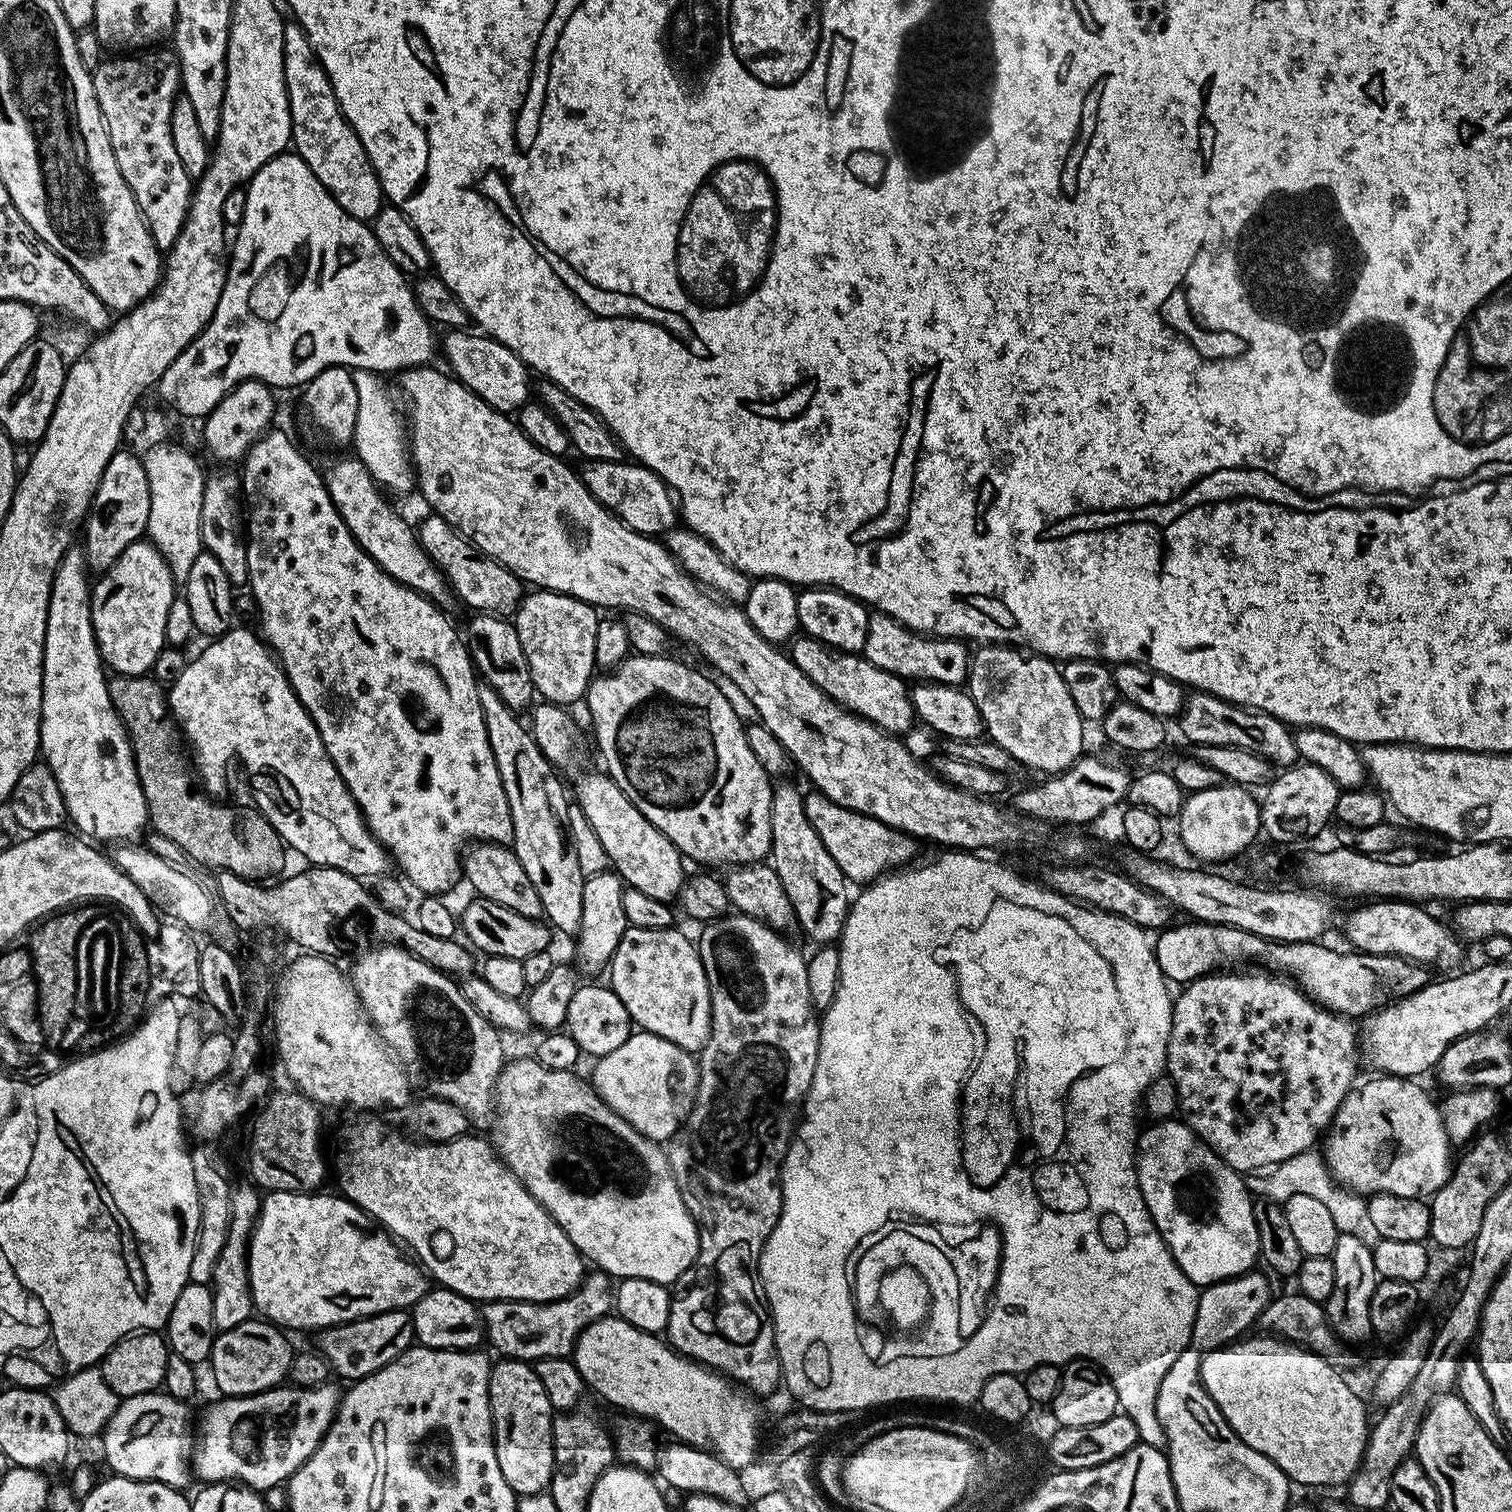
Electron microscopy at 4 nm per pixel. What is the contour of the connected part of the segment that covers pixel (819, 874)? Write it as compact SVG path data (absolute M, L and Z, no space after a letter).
M788 782L777 783L772 790L770 863L775 868L778 878L782 878L782 890L786 890L790 906L794 906L799 931L804 931L813 940L813 945L828 946L839 941L844 932L844 923L850 907L850 884L845 880L842 870L838 870L838 862L830 858L830 850L822 846L818 830L810 826L810 818L806 818L805 793L800 792L796 784L784 783Z

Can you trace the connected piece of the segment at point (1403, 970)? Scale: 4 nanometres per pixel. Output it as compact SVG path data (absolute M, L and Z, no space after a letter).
M1173 923L1165 927L1157 935L1161 936L1154 940L1158 966L1165 980L1177 986L1191 984L1201 976L1242 966L1246 960L1253 960L1256 963L1253 965L1265 966L1273 973L1291 978L1303 988L1304 993L1328 1011L1361 1018L1375 1013L1389 998L1409 996L1411 992L1425 988L1430 983L1430 972L1425 965L1404 960L1400 956L1370 956L1355 950L1335 952L1327 948L1324 942L1273 944L1266 938L1258 938L1246 930L1230 926L1184 923L1188 924Z

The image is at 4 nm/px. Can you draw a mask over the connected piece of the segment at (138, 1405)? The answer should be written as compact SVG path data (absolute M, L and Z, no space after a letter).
M164 1390L123 1397L102 1431L104 1460L112 1467L111 1471L126 1478L153 1480L169 1484L171 1488L187 1489L194 1428L188 1425L186 1405L183 1399L176 1399Z

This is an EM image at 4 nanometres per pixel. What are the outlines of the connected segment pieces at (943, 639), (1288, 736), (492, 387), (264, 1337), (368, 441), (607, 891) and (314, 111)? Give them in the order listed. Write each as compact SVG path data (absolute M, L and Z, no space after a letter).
M869 611L866 646L862 655L878 670L886 670L905 682L923 682L926 684L945 684L951 688L967 685L968 671L972 665L970 648L965 641L953 640L951 636L933 636L912 632L890 614Z
M1193 691L1183 701L1178 723L1184 731L1185 738L1193 740L1196 746L1206 744L1238 746L1266 758L1276 766L1291 765L1298 756L1296 741L1289 725L1265 712L1253 712L1247 708L1240 708L1237 704L1231 704L1205 692Z
M448 330L443 334L442 356L444 352L451 375L462 381L474 394L478 394L482 402L489 404L495 412L505 414L519 413L520 407L529 403L534 392L530 380L528 384L530 369L522 362L522 358L518 358L518 354L514 354L514 350L502 346L502 342L491 336L477 334L472 330Z
M263 1318L244 1320L238 1326L220 1332L212 1341L210 1353L212 1376L220 1394L225 1397L253 1396L255 1392L283 1385L294 1355L294 1348L283 1335L287 1336L277 1325Z
M356 370L352 372L354 386L358 386L358 418L352 435L355 455L370 470L376 483L396 492L413 491L414 469L410 463L410 444L406 439L406 420L392 405L392 396L384 389L384 384L375 372Z
M615 870L596 872L587 877L582 886L582 922L574 937L576 960L574 964L581 973L600 972L609 967L616 953L622 934L630 927L626 910L622 910L622 894L626 887Z
M295 22L284 25L284 81L292 119L290 144L295 155L300 156L310 170L314 170L318 182L326 186L346 214L365 222L375 220L386 204L378 174L358 134L342 114L330 86L330 78L314 54L302 26Z

